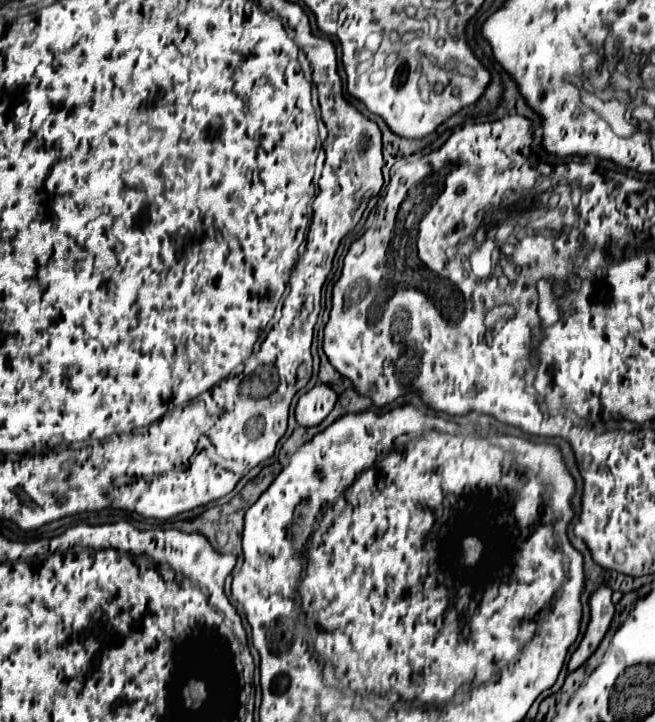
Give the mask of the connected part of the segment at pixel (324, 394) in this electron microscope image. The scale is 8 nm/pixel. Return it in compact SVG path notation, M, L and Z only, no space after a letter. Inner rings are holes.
M317 384L307 394L303 394L295 406L295 420L303 428L319 426L325 416L333 410L337 394L327 384Z

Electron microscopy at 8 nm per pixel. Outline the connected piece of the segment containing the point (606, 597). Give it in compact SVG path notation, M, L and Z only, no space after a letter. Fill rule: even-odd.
M601 586L595 592L591 592L591 596L589 596L589 624L587 624L587 630L585 630L577 650L569 658L569 664L567 664L569 672L583 666L585 660L597 650L599 642L603 640L603 636L611 624L613 612L615 612L615 608L611 602L609 586Z

